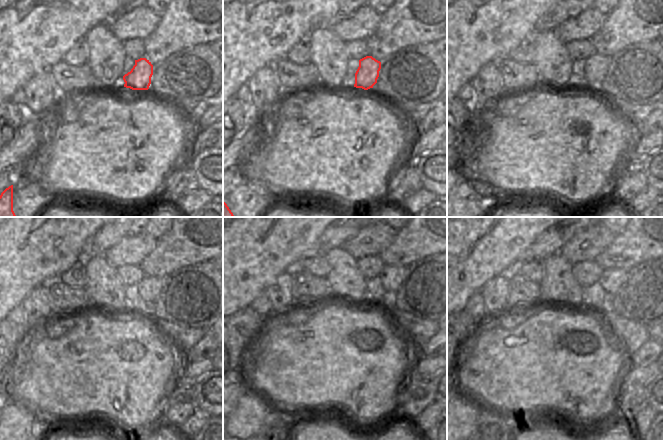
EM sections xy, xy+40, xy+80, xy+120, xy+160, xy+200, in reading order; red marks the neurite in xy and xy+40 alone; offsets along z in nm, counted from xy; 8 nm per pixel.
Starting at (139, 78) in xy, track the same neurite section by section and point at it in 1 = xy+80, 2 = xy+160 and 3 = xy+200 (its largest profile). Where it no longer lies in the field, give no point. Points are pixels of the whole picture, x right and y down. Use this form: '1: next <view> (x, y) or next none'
1: next xy+80 (595, 69)
2: next xy+160 (391, 277)
3: next xy+200 (611, 280)

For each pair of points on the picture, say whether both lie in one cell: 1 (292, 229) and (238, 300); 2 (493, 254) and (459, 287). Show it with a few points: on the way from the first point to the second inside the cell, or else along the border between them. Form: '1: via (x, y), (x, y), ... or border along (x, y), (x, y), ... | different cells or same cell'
1: via (274, 247), (249, 272), (249, 277), (244, 282) | same cell
2: via (485, 261), (467, 279) | same cell

